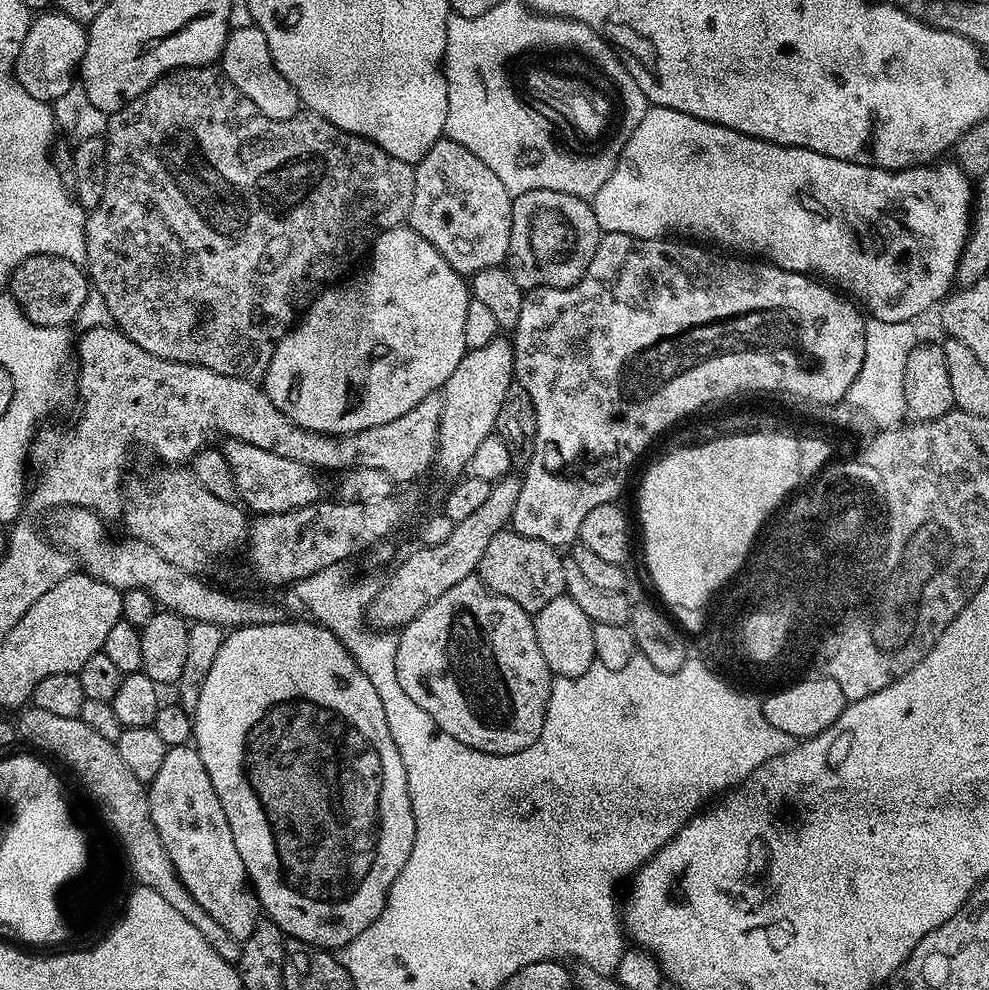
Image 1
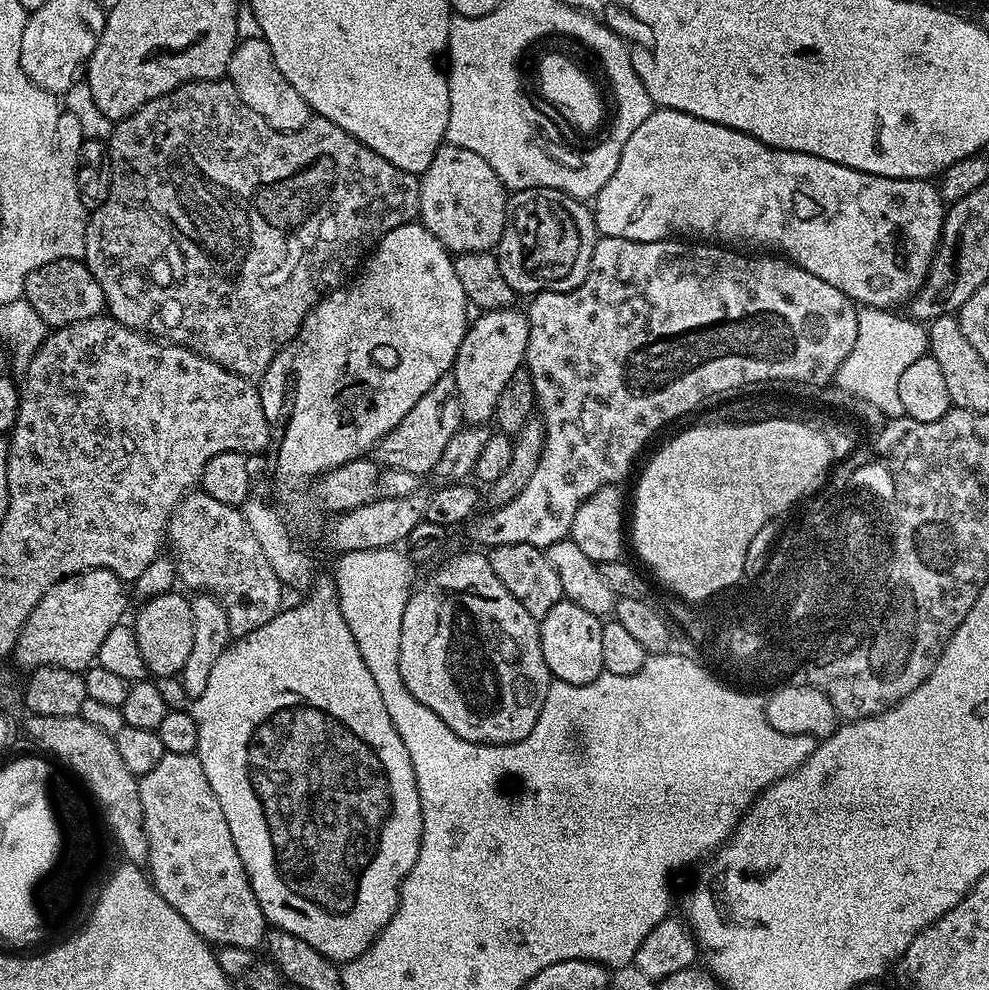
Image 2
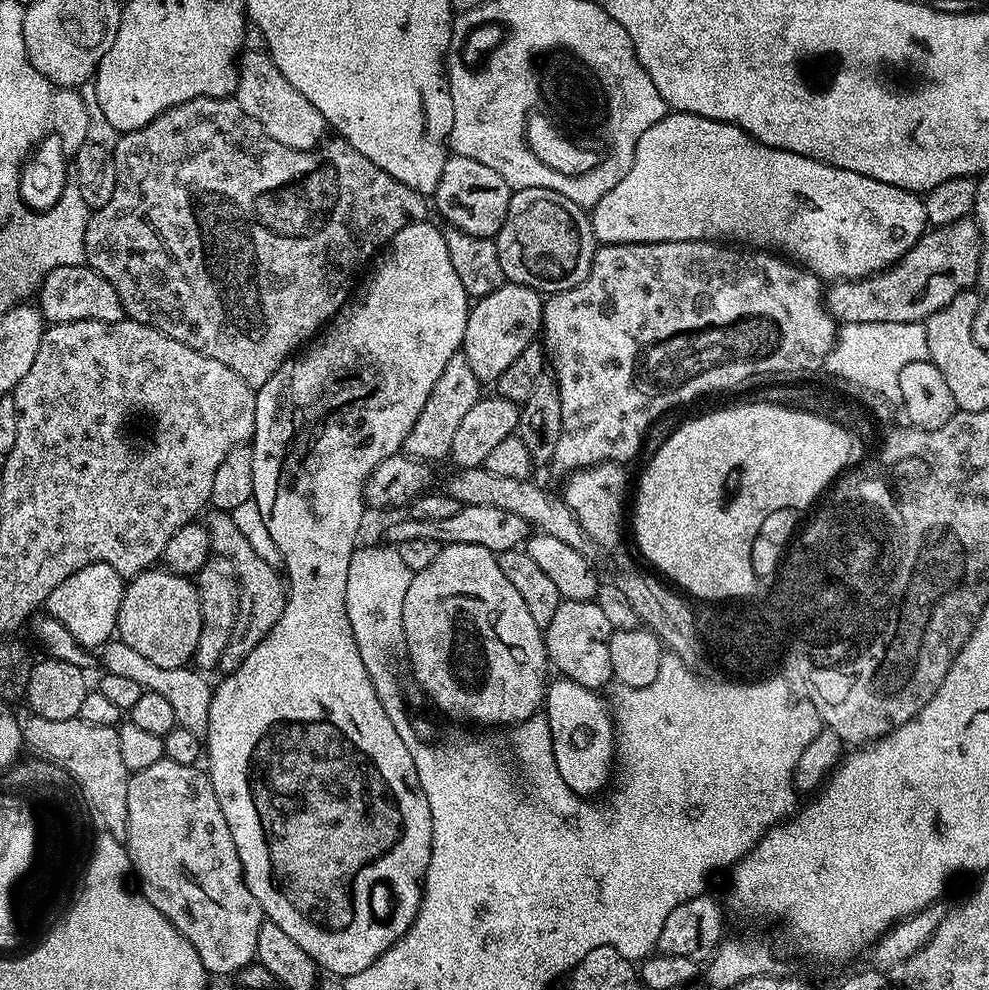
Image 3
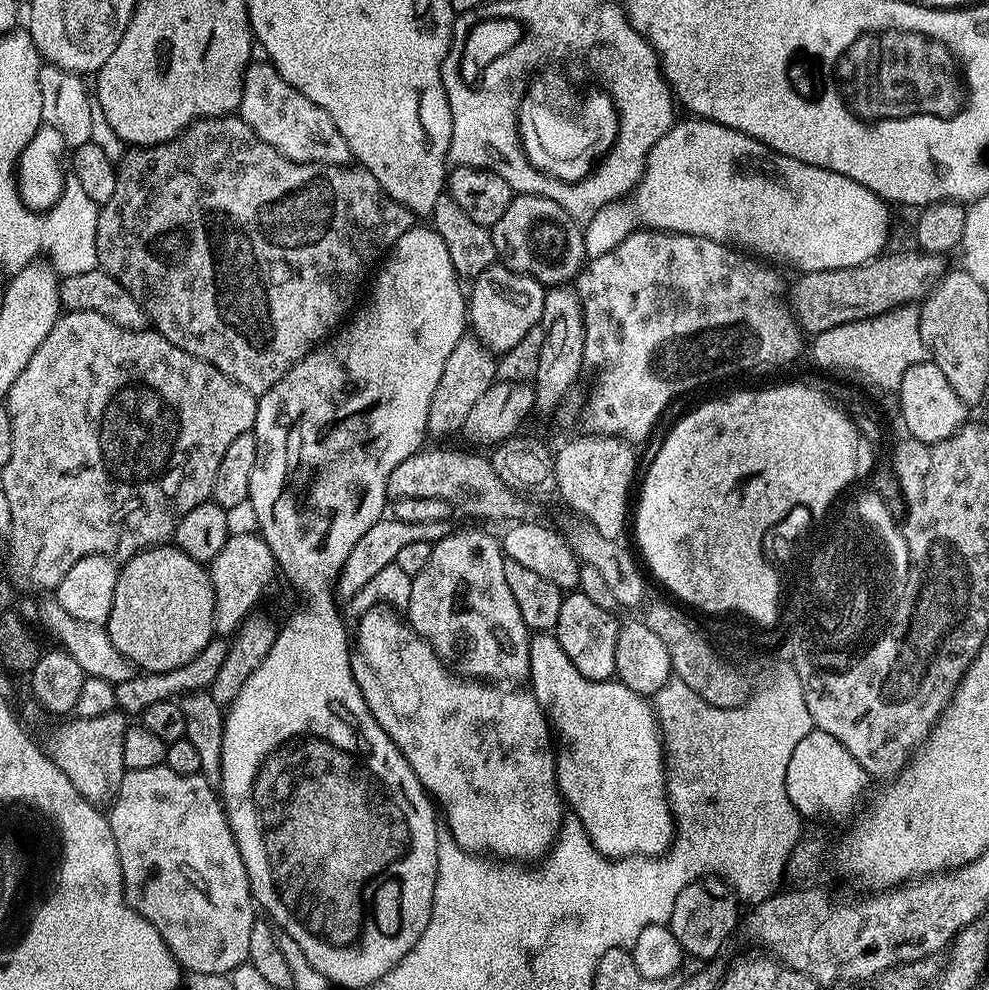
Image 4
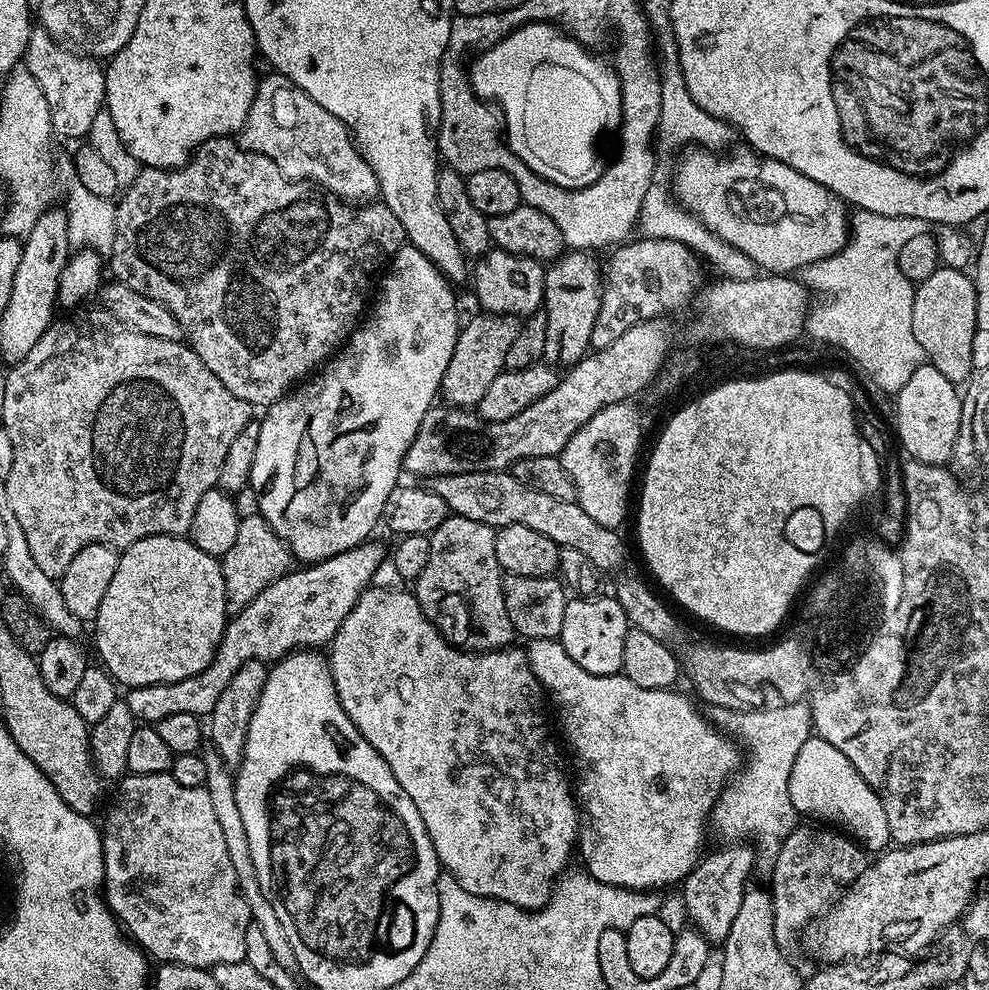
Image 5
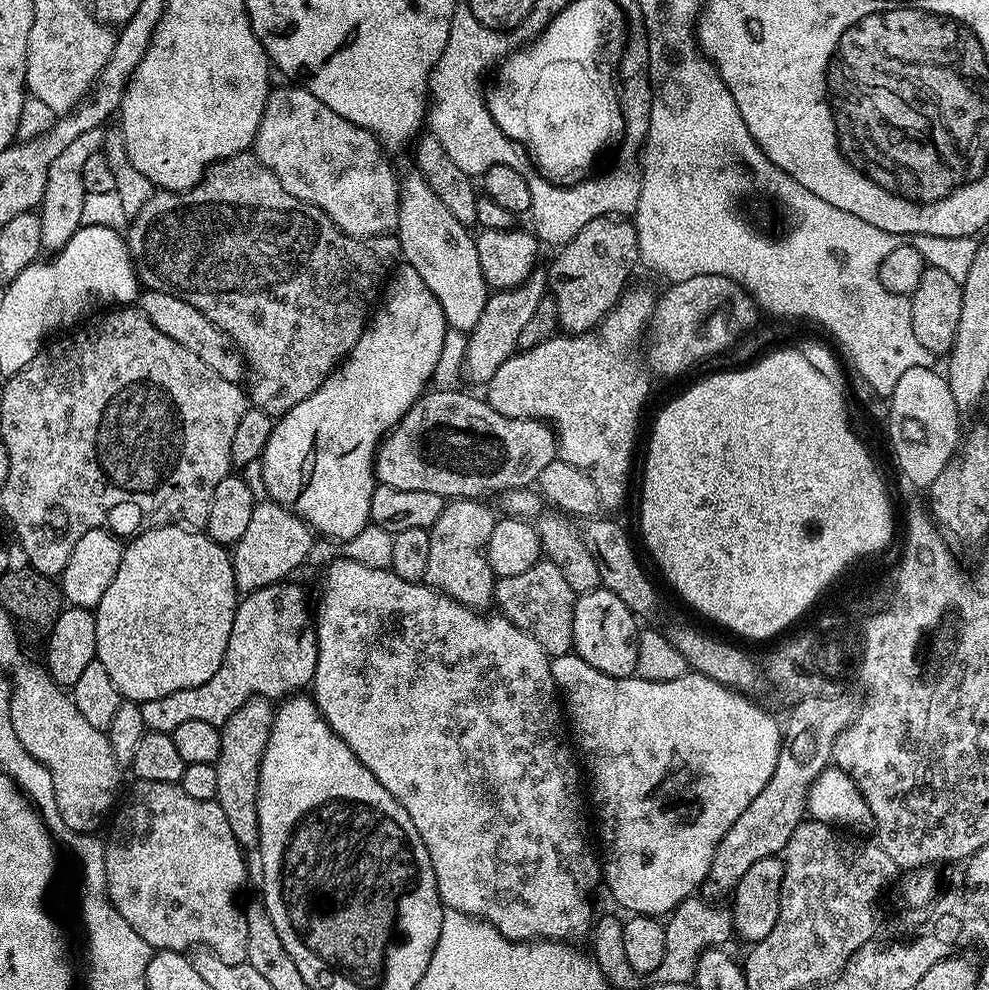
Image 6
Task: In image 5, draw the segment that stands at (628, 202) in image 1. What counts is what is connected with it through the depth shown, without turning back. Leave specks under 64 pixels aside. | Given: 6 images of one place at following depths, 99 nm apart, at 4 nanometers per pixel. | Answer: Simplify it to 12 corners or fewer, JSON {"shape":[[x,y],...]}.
{"shape":[[685,151],[678,203],[768,274],[844,248],[839,196],[759,152]]}

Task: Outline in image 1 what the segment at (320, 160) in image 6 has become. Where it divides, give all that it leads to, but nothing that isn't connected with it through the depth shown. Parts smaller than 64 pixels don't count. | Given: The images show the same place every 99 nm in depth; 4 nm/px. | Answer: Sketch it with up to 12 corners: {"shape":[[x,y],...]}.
{"shape":[[255,24],[229,31],[218,64],[266,114],[302,105]]}

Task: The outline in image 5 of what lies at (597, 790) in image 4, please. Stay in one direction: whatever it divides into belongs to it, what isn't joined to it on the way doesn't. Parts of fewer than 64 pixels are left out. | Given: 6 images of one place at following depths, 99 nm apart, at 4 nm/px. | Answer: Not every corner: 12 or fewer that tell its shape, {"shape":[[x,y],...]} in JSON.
{"shape":[[530,670],[576,751],[578,856],[641,894],[679,885],[737,775],[682,693]]}

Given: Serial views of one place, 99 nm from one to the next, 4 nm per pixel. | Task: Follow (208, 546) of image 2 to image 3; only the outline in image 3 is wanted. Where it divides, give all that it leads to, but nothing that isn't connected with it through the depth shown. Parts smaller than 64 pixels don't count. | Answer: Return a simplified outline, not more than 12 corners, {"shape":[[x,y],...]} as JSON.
{"shape":[[207,513],[212,552],[240,586],[227,674],[282,618],[286,584],[229,513]]}

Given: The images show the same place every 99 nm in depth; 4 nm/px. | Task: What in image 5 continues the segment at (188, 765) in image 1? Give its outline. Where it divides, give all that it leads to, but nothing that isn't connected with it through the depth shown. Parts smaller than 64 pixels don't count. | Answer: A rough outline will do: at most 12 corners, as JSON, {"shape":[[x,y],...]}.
{"shape":[[128,774],[108,908],[153,961],[246,960],[208,789]]}

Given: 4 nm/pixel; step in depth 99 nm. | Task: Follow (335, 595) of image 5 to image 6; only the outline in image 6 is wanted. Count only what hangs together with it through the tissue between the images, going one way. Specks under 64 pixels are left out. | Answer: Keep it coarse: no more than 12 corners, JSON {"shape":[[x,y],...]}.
{"shape":[[293,582],[237,603],[210,682],[140,704],[150,732],[223,726],[252,696],[279,702],[318,666]]}

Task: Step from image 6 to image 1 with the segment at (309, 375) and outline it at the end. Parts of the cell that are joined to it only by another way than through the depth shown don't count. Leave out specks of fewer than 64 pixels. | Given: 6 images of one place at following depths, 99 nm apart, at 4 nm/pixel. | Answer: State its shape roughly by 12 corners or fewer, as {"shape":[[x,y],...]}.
{"shape":[[216,66],[107,117],[86,271],[263,381],[413,165]]}

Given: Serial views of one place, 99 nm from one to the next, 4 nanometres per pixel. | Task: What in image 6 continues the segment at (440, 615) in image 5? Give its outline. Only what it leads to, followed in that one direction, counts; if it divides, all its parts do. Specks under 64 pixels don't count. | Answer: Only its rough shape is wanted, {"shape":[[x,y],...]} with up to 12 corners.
{"shape":[[476,498],[445,503],[424,580],[477,610],[493,603],[486,558],[498,516]]}

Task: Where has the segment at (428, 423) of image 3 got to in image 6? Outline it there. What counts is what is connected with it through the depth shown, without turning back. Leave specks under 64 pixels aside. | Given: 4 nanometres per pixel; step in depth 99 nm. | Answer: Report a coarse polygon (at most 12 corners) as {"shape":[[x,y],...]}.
{"shape":[[547,271],[489,295],[467,333],[465,381],[487,386],[517,352]]}

